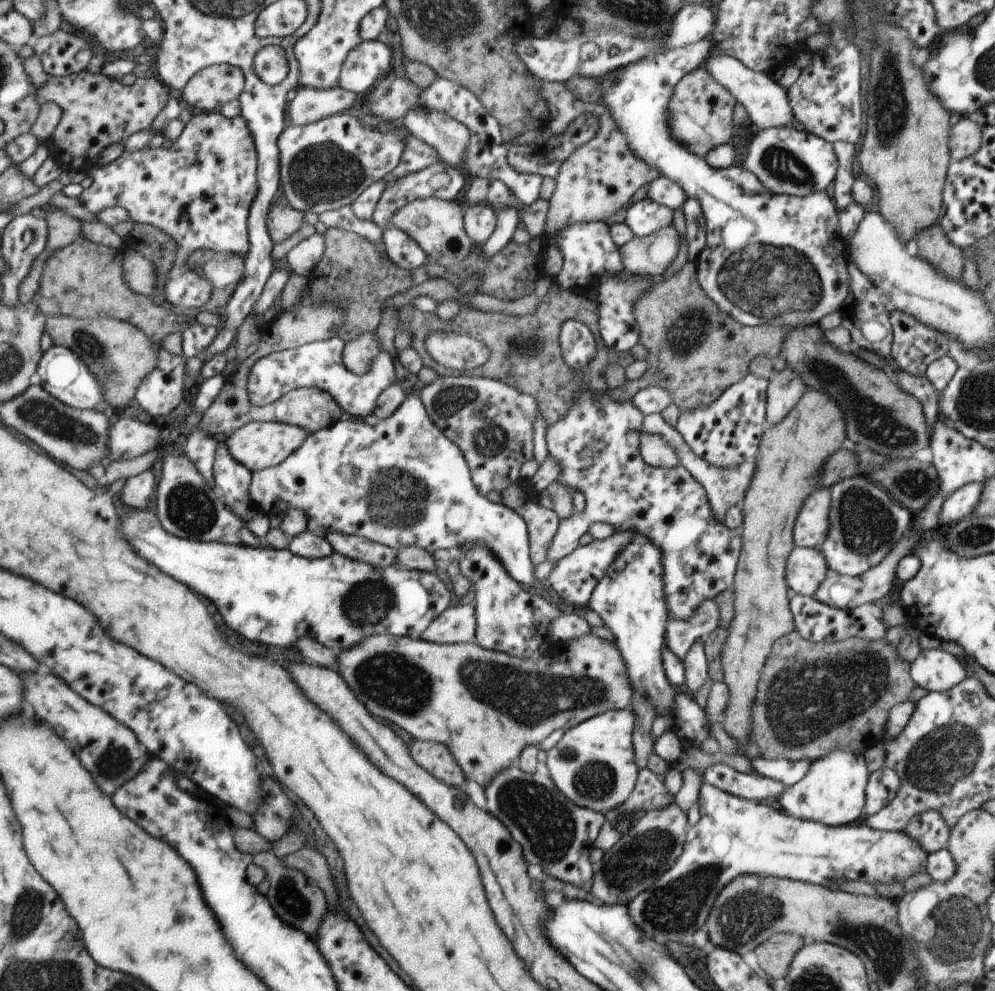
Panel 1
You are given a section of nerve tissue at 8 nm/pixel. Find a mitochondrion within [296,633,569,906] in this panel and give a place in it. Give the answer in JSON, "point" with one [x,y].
{"point":[390,679]}

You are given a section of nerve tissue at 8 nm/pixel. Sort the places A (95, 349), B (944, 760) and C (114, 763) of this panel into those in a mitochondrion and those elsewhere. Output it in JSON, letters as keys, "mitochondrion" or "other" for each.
{"A":"mitochondrion","B":"mitochondrion","C":"mitochondrion"}

